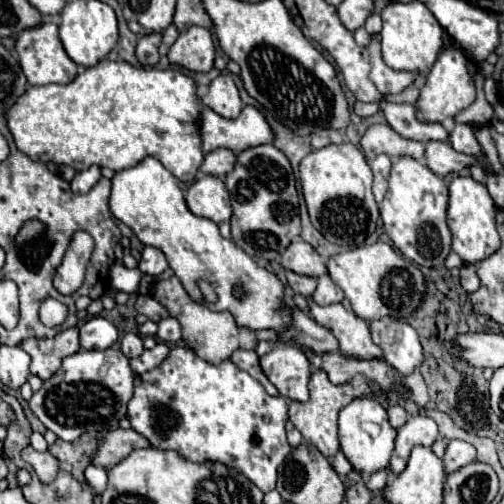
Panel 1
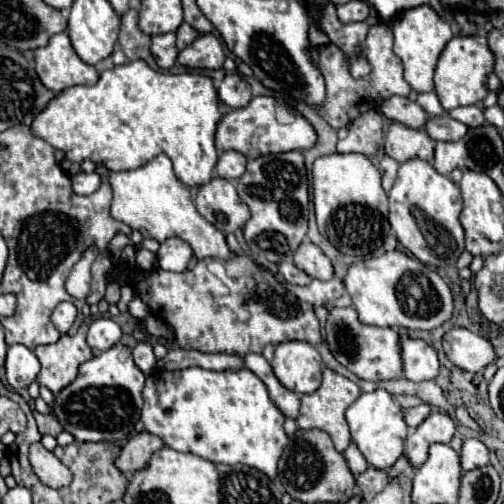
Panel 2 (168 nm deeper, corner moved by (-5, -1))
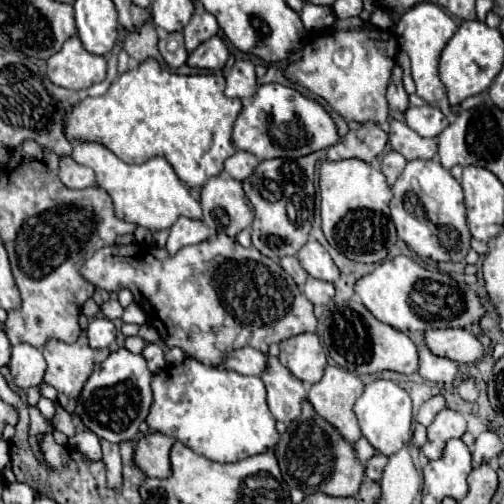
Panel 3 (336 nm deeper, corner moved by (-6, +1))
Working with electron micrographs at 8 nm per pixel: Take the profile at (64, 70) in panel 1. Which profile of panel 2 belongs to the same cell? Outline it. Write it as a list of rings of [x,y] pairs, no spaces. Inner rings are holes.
[[[66,32],[54,34],[46,46],[36,48],[34,62],[38,78],[52,92],[78,84],[94,84],[98,80],[96,68],[78,58]]]

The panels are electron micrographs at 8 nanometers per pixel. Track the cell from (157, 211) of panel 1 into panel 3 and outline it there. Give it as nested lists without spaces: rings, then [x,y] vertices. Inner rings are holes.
[[[79,140],[75,142],[71,156],[75,162],[89,166],[95,172],[97,184],[111,196],[115,204],[115,214],[121,220],[157,232],[173,226],[179,216],[201,218],[201,204],[189,194],[189,188],[177,178],[171,164],[161,156],[149,158],[143,164],[125,164],[103,144],[79,142]]]

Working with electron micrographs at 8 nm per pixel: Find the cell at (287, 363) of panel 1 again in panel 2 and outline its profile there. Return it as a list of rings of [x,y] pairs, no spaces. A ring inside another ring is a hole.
[[[308,342],[278,344],[270,364],[280,384],[300,396],[314,394],[320,386],[320,354]]]

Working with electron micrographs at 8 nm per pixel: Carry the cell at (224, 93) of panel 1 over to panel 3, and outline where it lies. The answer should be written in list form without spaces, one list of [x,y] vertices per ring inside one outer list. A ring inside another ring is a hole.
[[[147,58],[145,62],[139,64],[139,68],[121,74],[103,96],[85,98],[77,106],[73,106],[65,114],[65,134],[69,140],[99,142],[127,164],[141,164],[153,156],[163,156],[169,160],[175,174],[189,188],[201,188],[211,176],[221,174],[225,158],[235,154],[235,146],[231,142],[233,122],[241,114],[243,108],[241,100],[251,98],[255,90],[257,90],[257,76],[255,76],[255,64],[251,60],[235,62],[231,74],[227,76],[227,88],[225,88],[223,74],[179,76],[161,68],[155,58]]]

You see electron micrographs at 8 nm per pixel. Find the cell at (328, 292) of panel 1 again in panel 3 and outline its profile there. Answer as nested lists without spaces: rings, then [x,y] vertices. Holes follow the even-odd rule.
[[[309,278],[305,282],[305,288],[303,288],[303,294],[307,296],[309,302],[313,302],[315,306],[325,306],[333,300],[335,296],[335,286],[329,284],[329,282],[323,282],[323,280],[317,280],[317,278]]]

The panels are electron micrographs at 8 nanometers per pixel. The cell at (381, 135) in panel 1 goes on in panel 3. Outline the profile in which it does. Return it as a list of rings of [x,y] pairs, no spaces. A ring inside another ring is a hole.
[[[391,120],[391,132],[389,132],[389,144],[395,152],[403,154],[407,160],[431,160],[437,154],[437,142],[431,138],[419,136],[415,130],[411,130],[401,120]]]

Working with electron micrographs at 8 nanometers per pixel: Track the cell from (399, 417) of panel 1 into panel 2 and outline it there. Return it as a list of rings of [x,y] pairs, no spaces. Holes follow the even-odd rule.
[[[420,404],[420,406],[414,406],[414,408],[408,408],[406,412],[404,412],[404,420],[406,420],[406,426],[408,428],[416,428],[426,416],[428,416],[428,412],[430,412],[432,408],[428,406],[428,404]]]

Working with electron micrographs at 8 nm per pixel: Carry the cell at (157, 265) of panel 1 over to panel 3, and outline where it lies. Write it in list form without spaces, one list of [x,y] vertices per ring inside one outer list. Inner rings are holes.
[[[181,216],[171,228],[165,248],[169,254],[175,254],[179,248],[189,246],[189,244],[199,244],[207,240],[209,236],[211,236],[211,230],[205,226],[203,220],[191,220],[191,218]]]

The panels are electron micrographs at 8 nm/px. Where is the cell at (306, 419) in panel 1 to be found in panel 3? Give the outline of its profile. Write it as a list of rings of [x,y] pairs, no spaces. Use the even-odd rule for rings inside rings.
[[[327,366],[323,378],[309,388],[307,398],[319,416],[323,416],[327,422],[331,422],[343,434],[345,440],[355,444],[361,438],[361,428],[359,428],[357,416],[353,412],[353,404],[361,394],[363,394],[363,382],[359,380],[359,376],[347,372],[341,366]]]

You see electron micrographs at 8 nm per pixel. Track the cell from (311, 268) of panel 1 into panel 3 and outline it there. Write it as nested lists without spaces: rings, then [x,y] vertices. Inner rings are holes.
[[[311,238],[299,250],[297,256],[299,256],[299,262],[309,276],[313,276],[317,280],[325,280],[325,282],[335,282],[339,278],[339,268],[331,260],[329,252],[315,238]]]

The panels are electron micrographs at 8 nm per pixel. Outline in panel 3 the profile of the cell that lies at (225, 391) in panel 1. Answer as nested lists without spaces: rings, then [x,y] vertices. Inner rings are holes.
[[[187,358],[183,364],[167,366],[157,372],[151,382],[153,388],[153,404],[147,416],[147,424],[151,430],[167,434],[195,450],[197,454],[215,460],[215,462],[237,462],[255,454],[261,454],[273,448],[279,440],[275,430],[275,418],[265,402],[265,386],[257,376],[243,376],[233,370],[219,370],[213,366],[205,366],[193,358]]]

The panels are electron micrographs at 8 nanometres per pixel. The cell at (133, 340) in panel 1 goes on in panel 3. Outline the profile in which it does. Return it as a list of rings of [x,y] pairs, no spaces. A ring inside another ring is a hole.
[[[147,344],[147,346],[145,346],[145,350],[143,350],[143,358],[147,360],[149,370],[151,370],[153,374],[157,374],[159,370],[163,370],[163,368],[165,368],[163,350],[161,350],[161,346],[157,346],[157,344]]]

